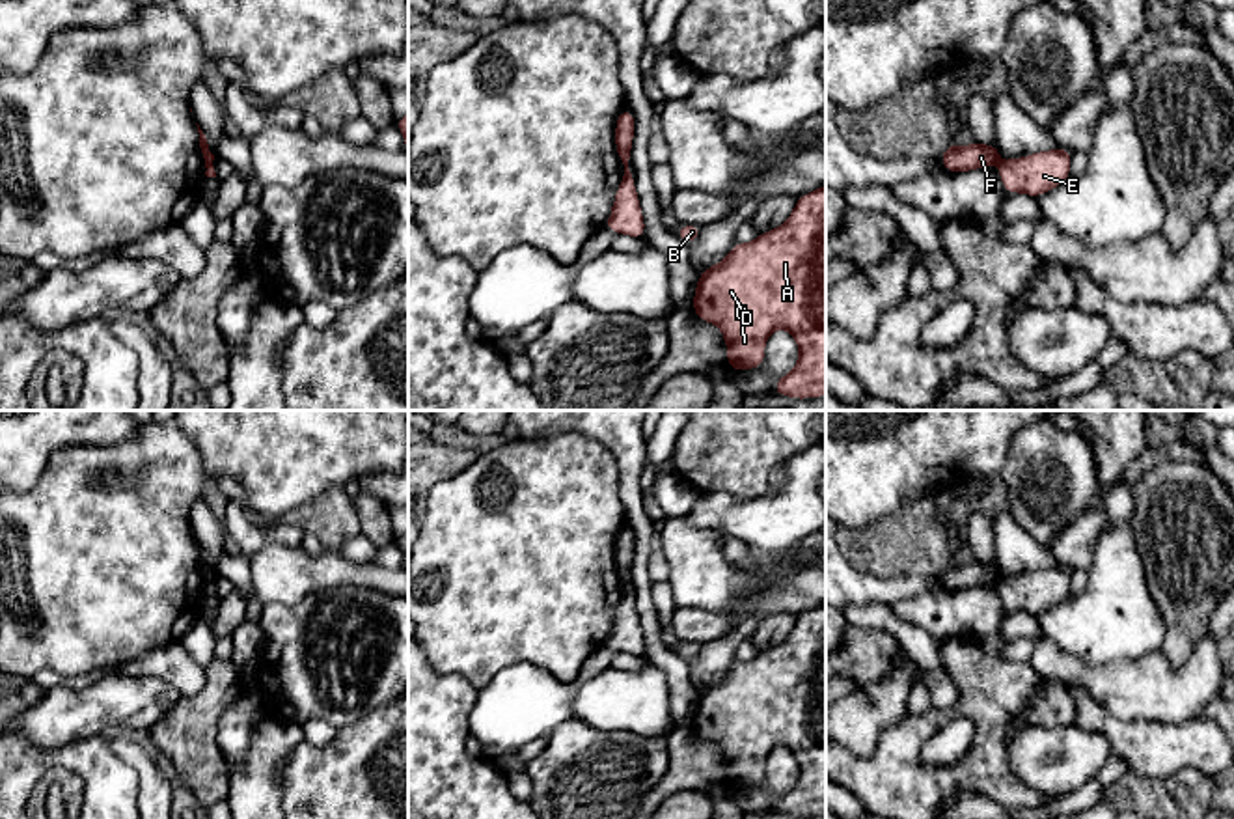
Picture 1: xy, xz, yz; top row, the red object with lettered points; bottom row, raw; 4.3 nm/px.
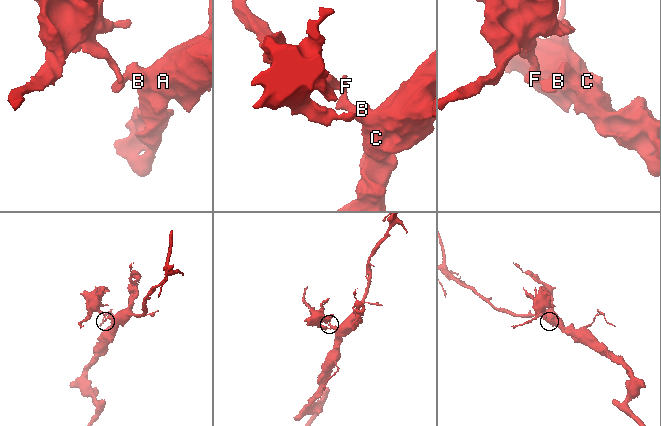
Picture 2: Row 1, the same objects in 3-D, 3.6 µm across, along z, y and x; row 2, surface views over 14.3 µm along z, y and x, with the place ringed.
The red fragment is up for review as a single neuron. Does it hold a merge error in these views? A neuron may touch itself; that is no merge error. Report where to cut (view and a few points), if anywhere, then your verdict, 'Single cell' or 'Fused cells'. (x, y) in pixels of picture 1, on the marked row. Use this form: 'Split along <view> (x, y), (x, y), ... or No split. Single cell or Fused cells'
Split along xz (629, 165), (625, 168). Fused cells

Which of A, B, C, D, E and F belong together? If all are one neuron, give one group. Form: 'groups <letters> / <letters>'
groups A B C D E / F

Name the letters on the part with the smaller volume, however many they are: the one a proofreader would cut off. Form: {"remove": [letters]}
{"remove": ["F"]}

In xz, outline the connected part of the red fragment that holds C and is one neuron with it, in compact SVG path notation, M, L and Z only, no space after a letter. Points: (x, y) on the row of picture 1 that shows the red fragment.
M826 183L796 198L783 226L751 243L734 243L723 261L705 269L692 310L721 328L733 371L761 368L770 334L788 330L798 343L798 364L775 381L772 392L794 399L826 396Z

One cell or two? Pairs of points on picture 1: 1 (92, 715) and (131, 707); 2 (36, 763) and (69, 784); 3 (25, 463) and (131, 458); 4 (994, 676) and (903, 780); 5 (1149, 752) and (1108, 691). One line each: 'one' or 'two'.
1: one
2: two
3: two
4: one
5: two

